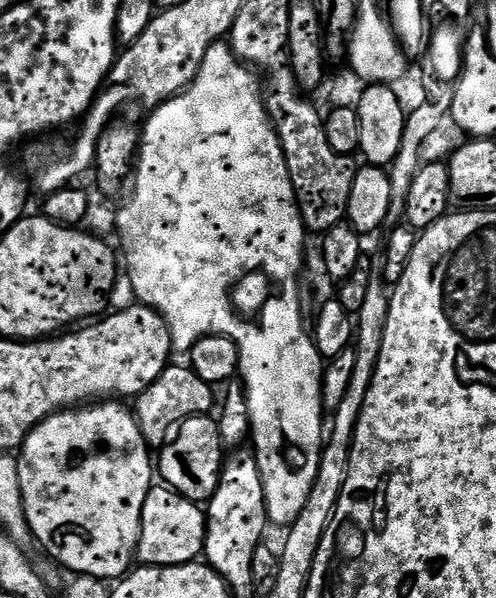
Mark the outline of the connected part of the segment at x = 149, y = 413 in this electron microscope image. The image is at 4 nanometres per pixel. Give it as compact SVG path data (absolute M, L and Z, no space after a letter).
M169 366L165 372L158 374L156 381L144 392L141 392L139 396L135 397L134 400L134 415L136 421L140 423L144 441L148 443L149 449L159 450L163 448L173 435L174 429L181 424L183 420L189 420L191 416L209 415L214 408L214 400L212 404L212 392L214 392L213 385L203 381L192 367L183 366L183 368L176 368L176 366Z

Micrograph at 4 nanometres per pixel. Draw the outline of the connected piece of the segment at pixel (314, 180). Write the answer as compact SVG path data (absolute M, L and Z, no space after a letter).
M276 92L267 94L266 107L272 120L282 154L286 158L286 170L290 170L290 182L294 186L296 204L309 233L323 234L334 226L345 223L350 202L350 186L354 186L357 161L352 156L343 156L330 146L324 129L324 116L301 92Z

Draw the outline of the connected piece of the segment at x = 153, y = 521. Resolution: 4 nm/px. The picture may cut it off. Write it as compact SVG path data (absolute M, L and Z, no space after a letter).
M154 486L146 494L146 502L142 506L136 560L149 568L169 568L199 561L207 525L205 509L197 501L187 500L167 486Z

